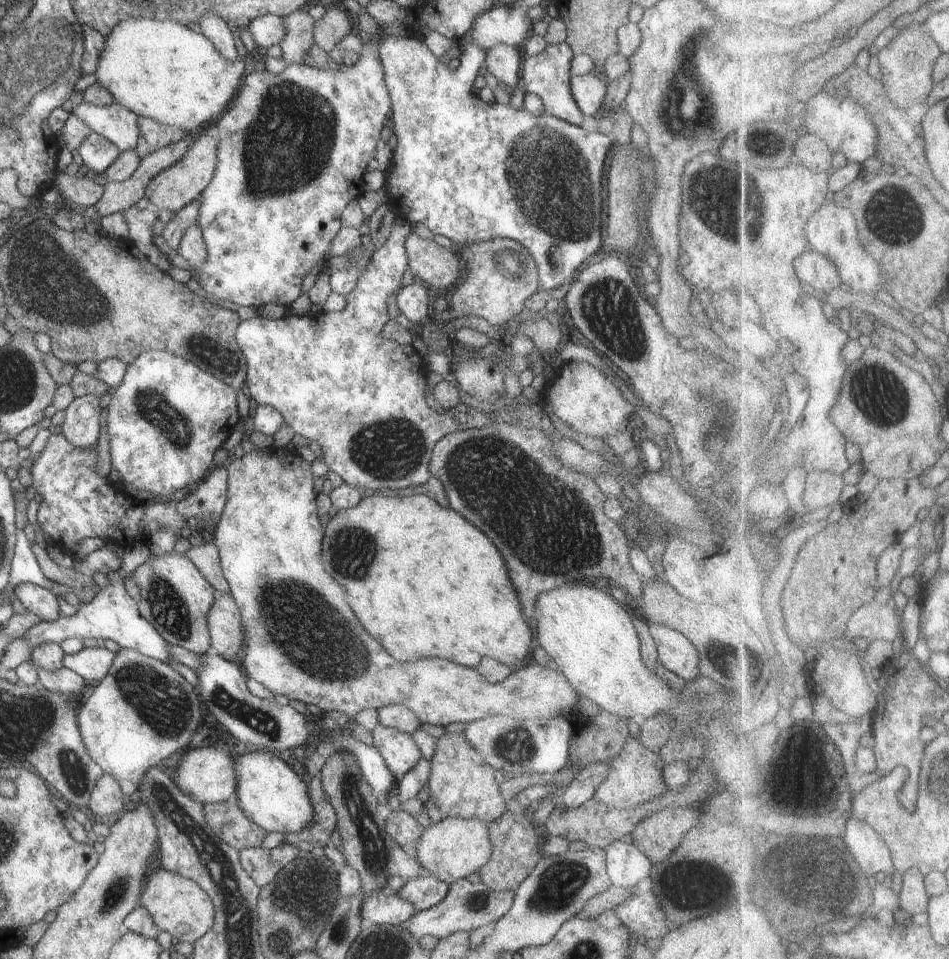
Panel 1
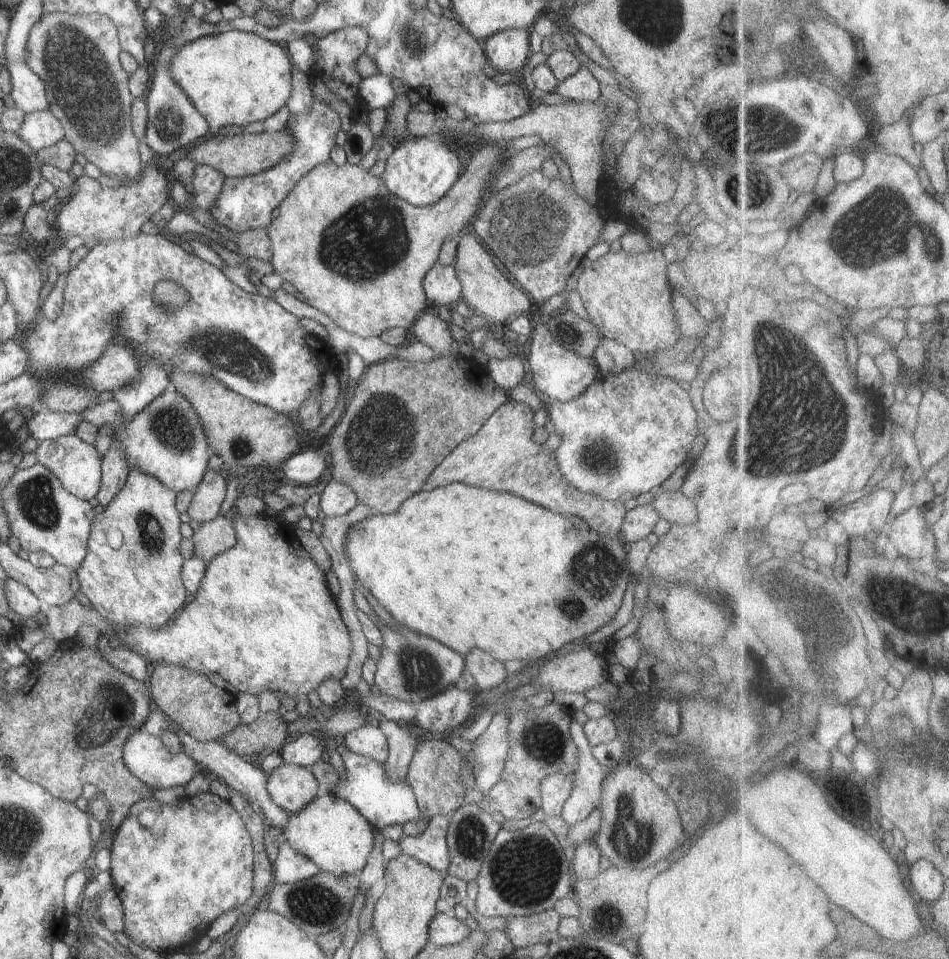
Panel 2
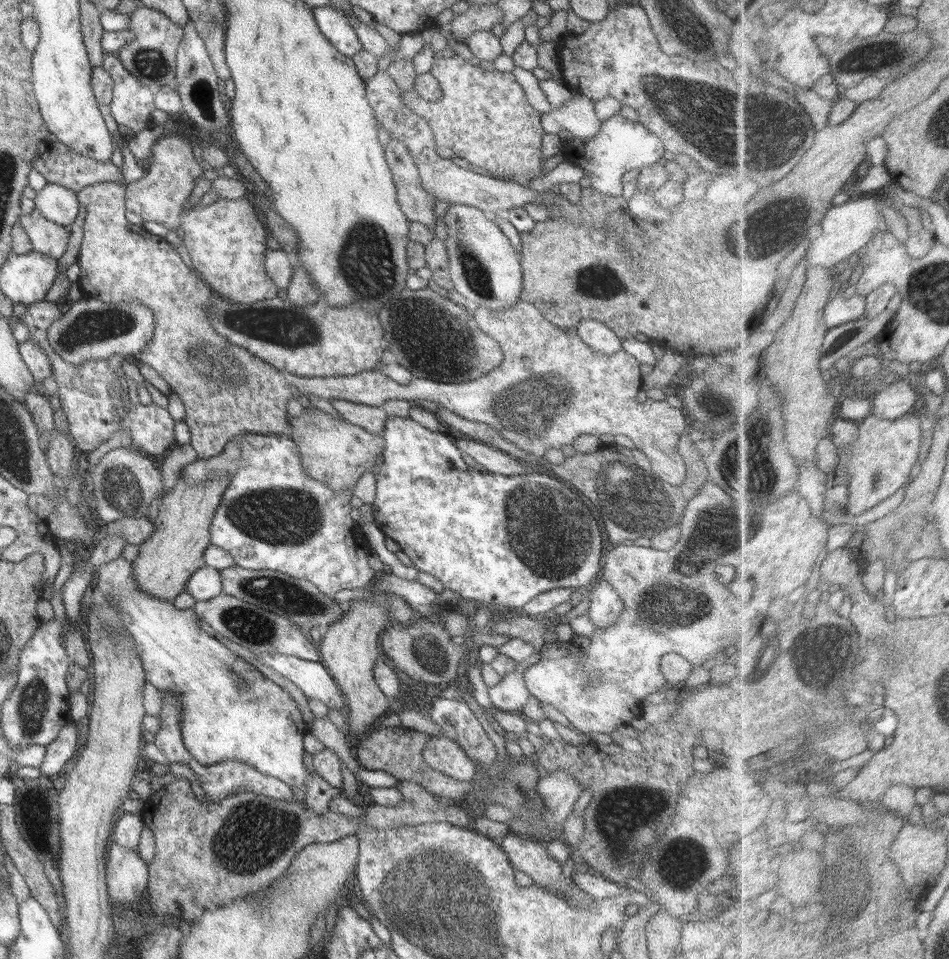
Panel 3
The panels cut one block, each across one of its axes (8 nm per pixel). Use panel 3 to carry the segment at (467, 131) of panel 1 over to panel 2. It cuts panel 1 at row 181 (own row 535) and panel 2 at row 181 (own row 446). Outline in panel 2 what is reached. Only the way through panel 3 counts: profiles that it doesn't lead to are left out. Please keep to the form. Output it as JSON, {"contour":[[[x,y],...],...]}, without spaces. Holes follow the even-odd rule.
{"contour":[[[440,133],[420,136],[395,144],[390,154],[384,155],[386,166],[381,179],[391,194],[413,206],[431,206],[438,202],[463,174],[461,159],[451,143]]]}

